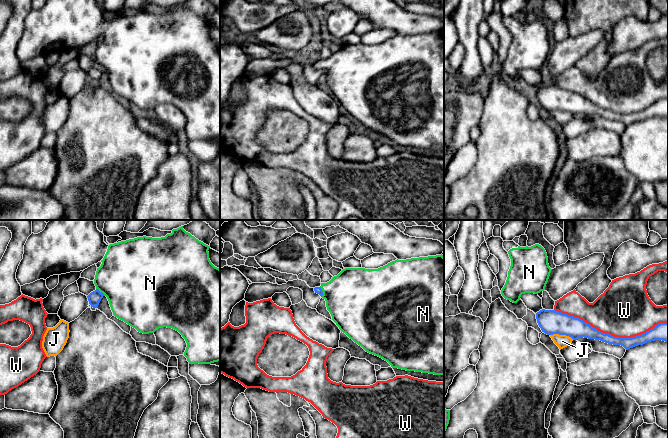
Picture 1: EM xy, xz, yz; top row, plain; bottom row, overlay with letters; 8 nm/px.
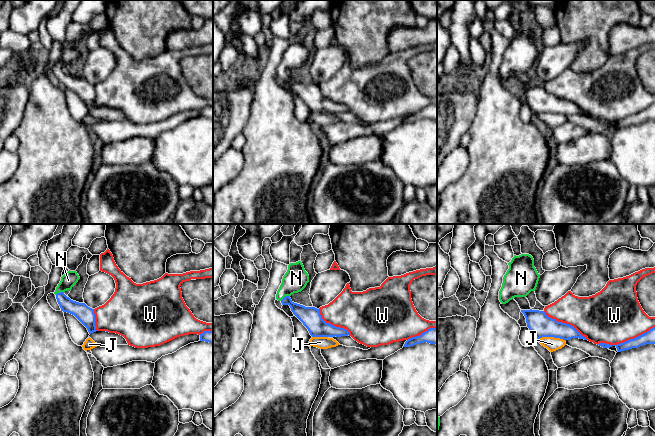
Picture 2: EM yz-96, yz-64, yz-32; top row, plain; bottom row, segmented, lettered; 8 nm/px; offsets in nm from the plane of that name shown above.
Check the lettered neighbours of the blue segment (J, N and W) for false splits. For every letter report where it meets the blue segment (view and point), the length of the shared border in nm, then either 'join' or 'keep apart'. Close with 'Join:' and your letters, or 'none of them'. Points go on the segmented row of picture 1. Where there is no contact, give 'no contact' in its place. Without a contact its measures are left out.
J: yz (562, 334) | 200 nm | keep apart
N: xy (99, 291) | 90 nm | join
W: yz (610, 335) | 900 nm | keep apart
Join: N

